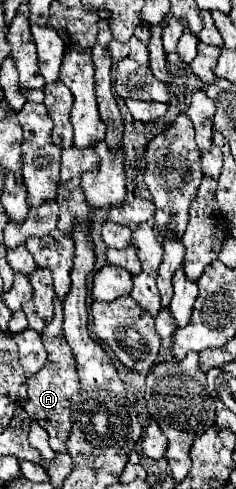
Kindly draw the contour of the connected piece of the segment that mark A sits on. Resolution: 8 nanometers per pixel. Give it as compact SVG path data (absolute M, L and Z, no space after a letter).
M54 300L54 320L42 330L42 342L48 352L46 364L28 378L28 398L24 402L24 410L32 420L36 420L46 432L50 434L50 448L54 452L66 452L66 442L70 436L70 398L74 392L78 392L78 376L76 376L76 362L72 356L72 350L68 348L68 342L64 340L64 330L62 330L62 300Z

